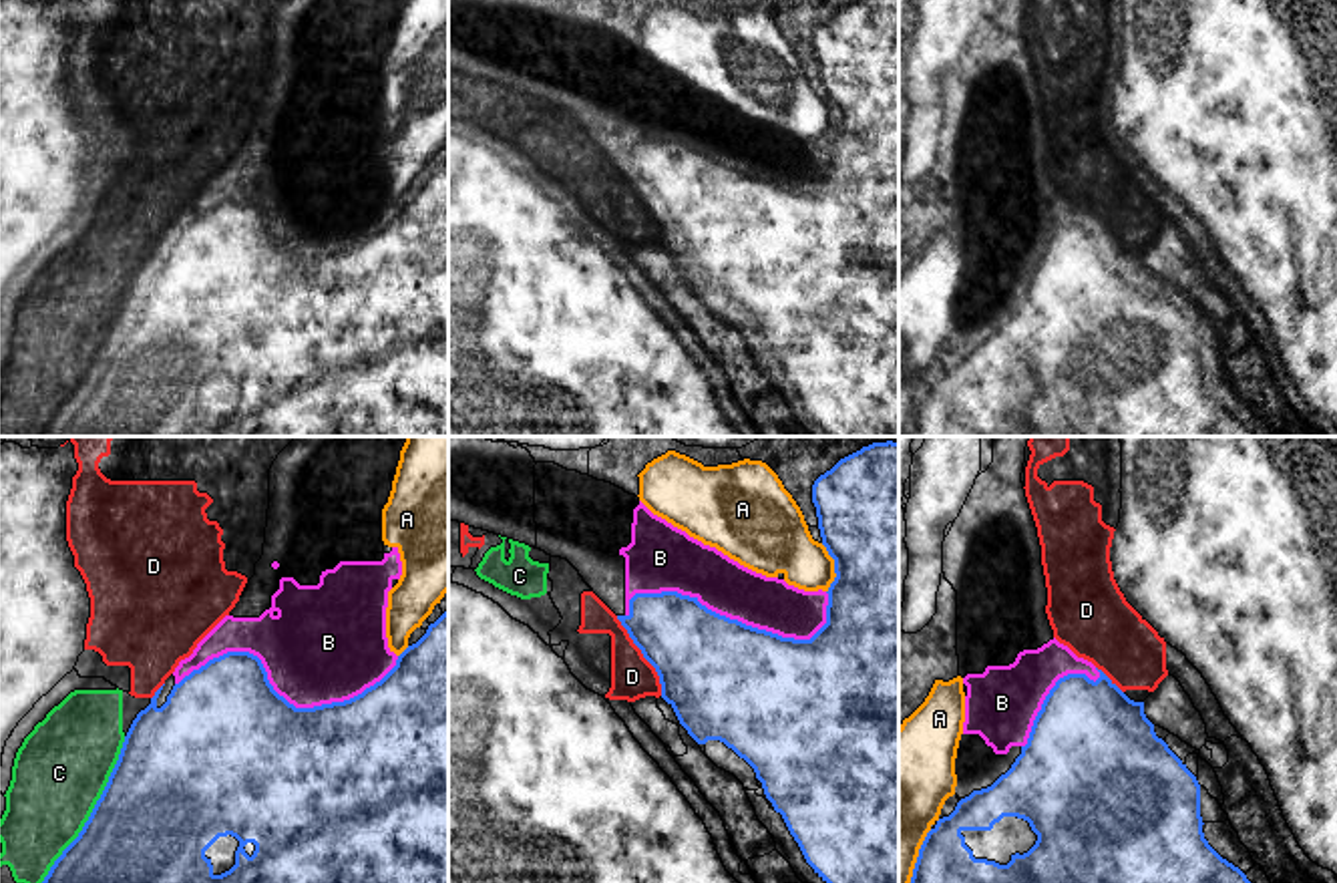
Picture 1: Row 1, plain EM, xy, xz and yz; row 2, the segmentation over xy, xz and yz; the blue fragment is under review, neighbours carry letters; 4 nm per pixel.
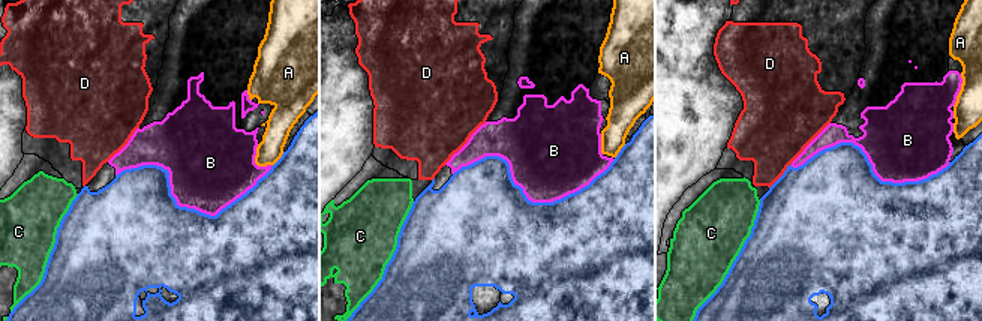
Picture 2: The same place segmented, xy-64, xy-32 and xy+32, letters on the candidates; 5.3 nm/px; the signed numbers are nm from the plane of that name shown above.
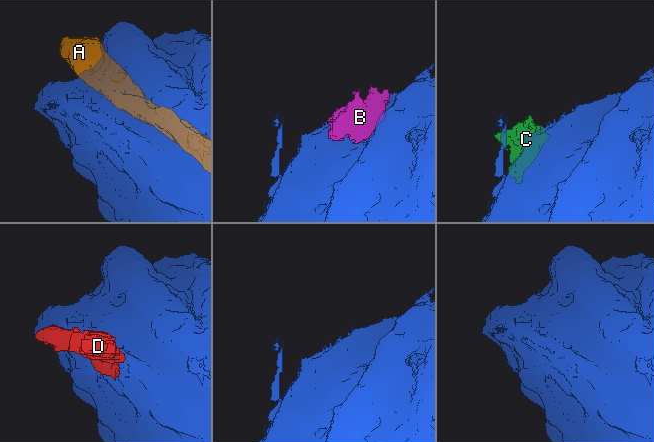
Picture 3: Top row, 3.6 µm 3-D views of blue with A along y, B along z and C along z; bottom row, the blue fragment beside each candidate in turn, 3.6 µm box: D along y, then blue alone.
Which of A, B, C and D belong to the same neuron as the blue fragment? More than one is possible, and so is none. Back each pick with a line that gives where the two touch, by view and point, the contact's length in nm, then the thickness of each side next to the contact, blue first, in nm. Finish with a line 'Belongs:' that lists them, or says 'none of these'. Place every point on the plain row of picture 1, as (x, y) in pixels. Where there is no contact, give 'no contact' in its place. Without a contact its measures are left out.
Belongs: none of these

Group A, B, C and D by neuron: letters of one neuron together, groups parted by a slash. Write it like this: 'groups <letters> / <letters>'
groups A / B / C D

